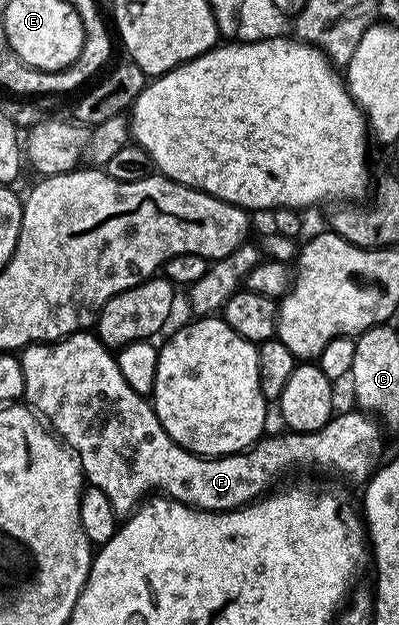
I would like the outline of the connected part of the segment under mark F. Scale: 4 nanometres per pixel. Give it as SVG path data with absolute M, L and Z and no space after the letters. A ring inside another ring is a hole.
M94 332L70 334L56 342L36 342L21 351L20 361L24 372L25 401L73 450L74 457L82 465L85 481L100 488L100 492L108 496L108 504L112 504L114 515L119 520L129 518L147 496L157 494L174 498L197 510L236 510L263 497L275 485L273 482L289 470L323 470L326 474L335 474L338 478L347 478L350 482L362 484L383 461L383 427L371 415L357 408L351 408L346 415L342 415L342 412L335 413L330 422L316 432L281 432L275 438L263 436L249 450L241 450L238 454L193 454L176 444L176 440L172 440L168 432L164 432L153 405L143 395L132 390L117 366L115 355Z

